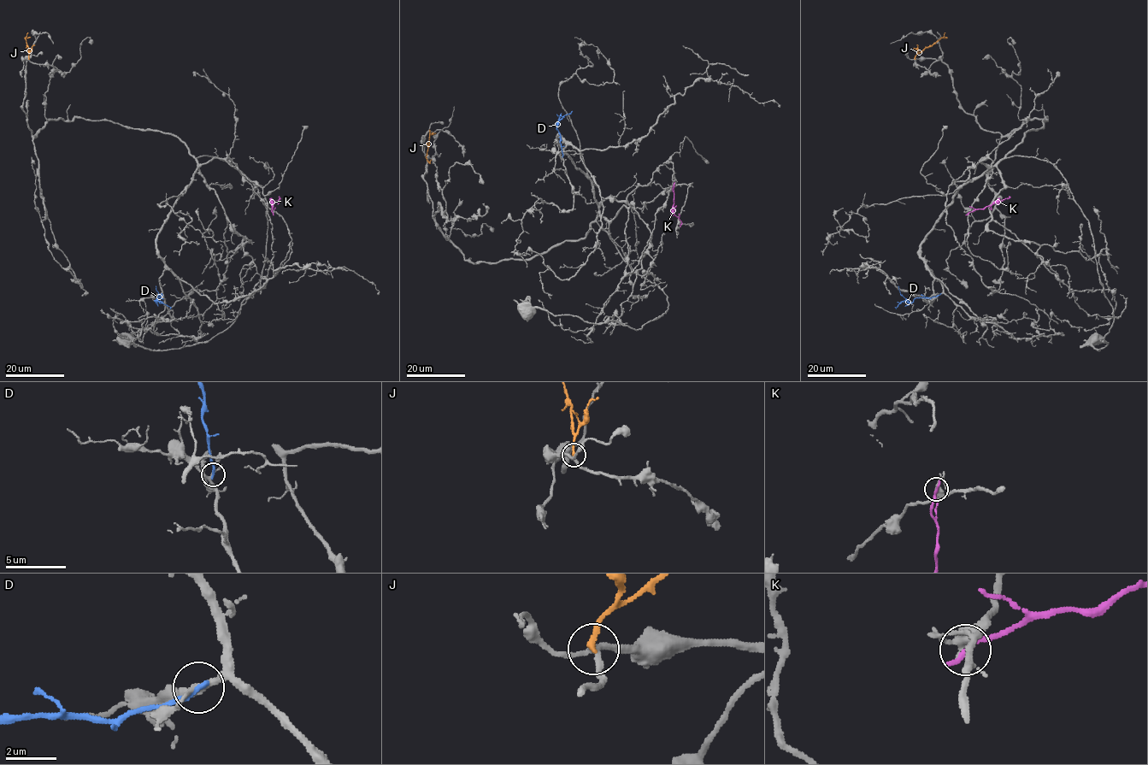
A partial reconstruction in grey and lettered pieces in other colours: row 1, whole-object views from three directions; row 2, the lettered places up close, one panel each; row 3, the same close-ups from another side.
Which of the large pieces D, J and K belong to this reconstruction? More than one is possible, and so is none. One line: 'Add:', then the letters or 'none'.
Add: none

